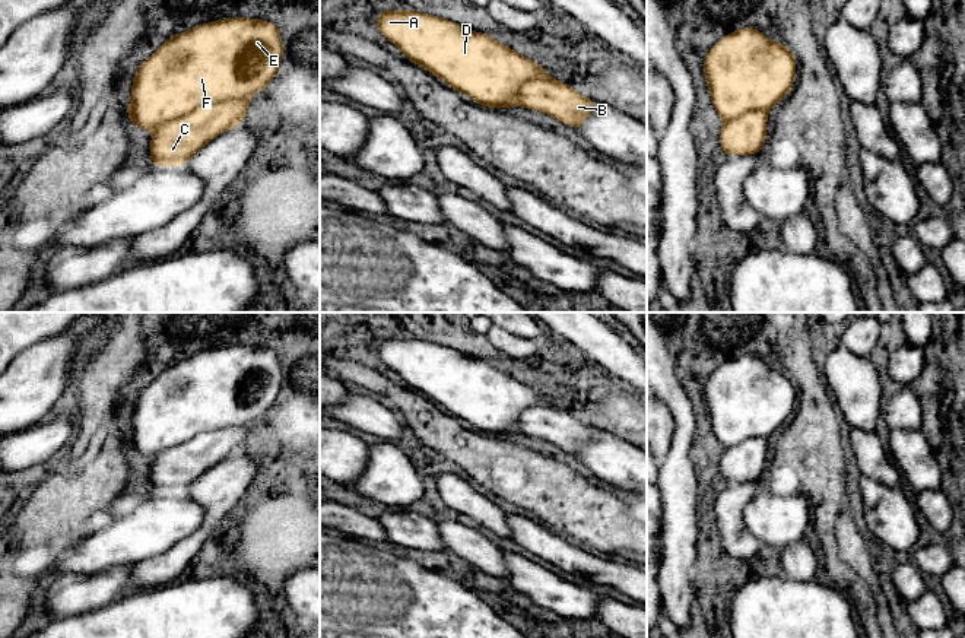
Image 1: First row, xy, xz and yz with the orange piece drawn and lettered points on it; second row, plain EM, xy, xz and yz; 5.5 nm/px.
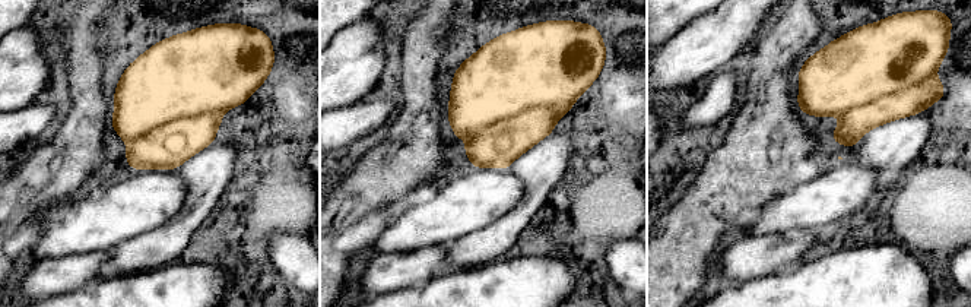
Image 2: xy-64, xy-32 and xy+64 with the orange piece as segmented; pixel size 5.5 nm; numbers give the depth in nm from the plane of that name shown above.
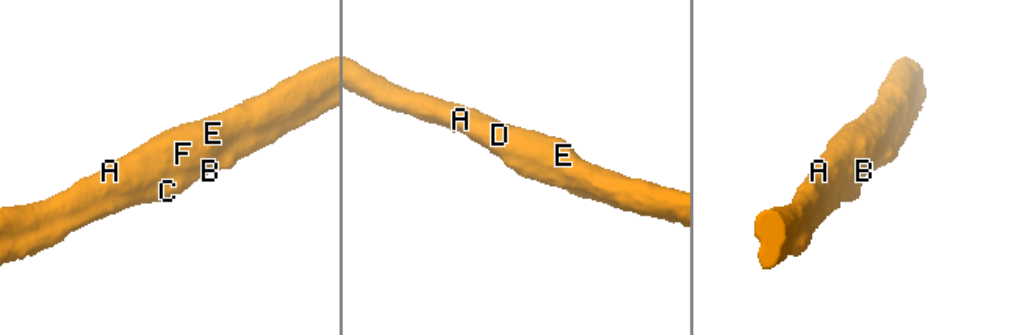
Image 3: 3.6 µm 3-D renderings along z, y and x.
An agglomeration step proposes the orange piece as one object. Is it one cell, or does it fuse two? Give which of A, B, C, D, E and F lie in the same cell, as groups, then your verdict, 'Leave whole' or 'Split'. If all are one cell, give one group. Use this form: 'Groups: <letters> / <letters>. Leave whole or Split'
Groups: A D E F / B C. Split

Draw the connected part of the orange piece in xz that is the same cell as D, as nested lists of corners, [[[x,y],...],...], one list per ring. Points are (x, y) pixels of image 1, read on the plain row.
[[[384,337],[374,349],[409,388],[422,393],[476,431],[521,434],[520,415],[536,404],[552,406],[540,391],[486,361],[413,337]]]

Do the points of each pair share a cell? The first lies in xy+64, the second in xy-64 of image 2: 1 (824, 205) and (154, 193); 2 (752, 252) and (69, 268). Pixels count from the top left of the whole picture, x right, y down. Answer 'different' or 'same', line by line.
1: same
2: same

